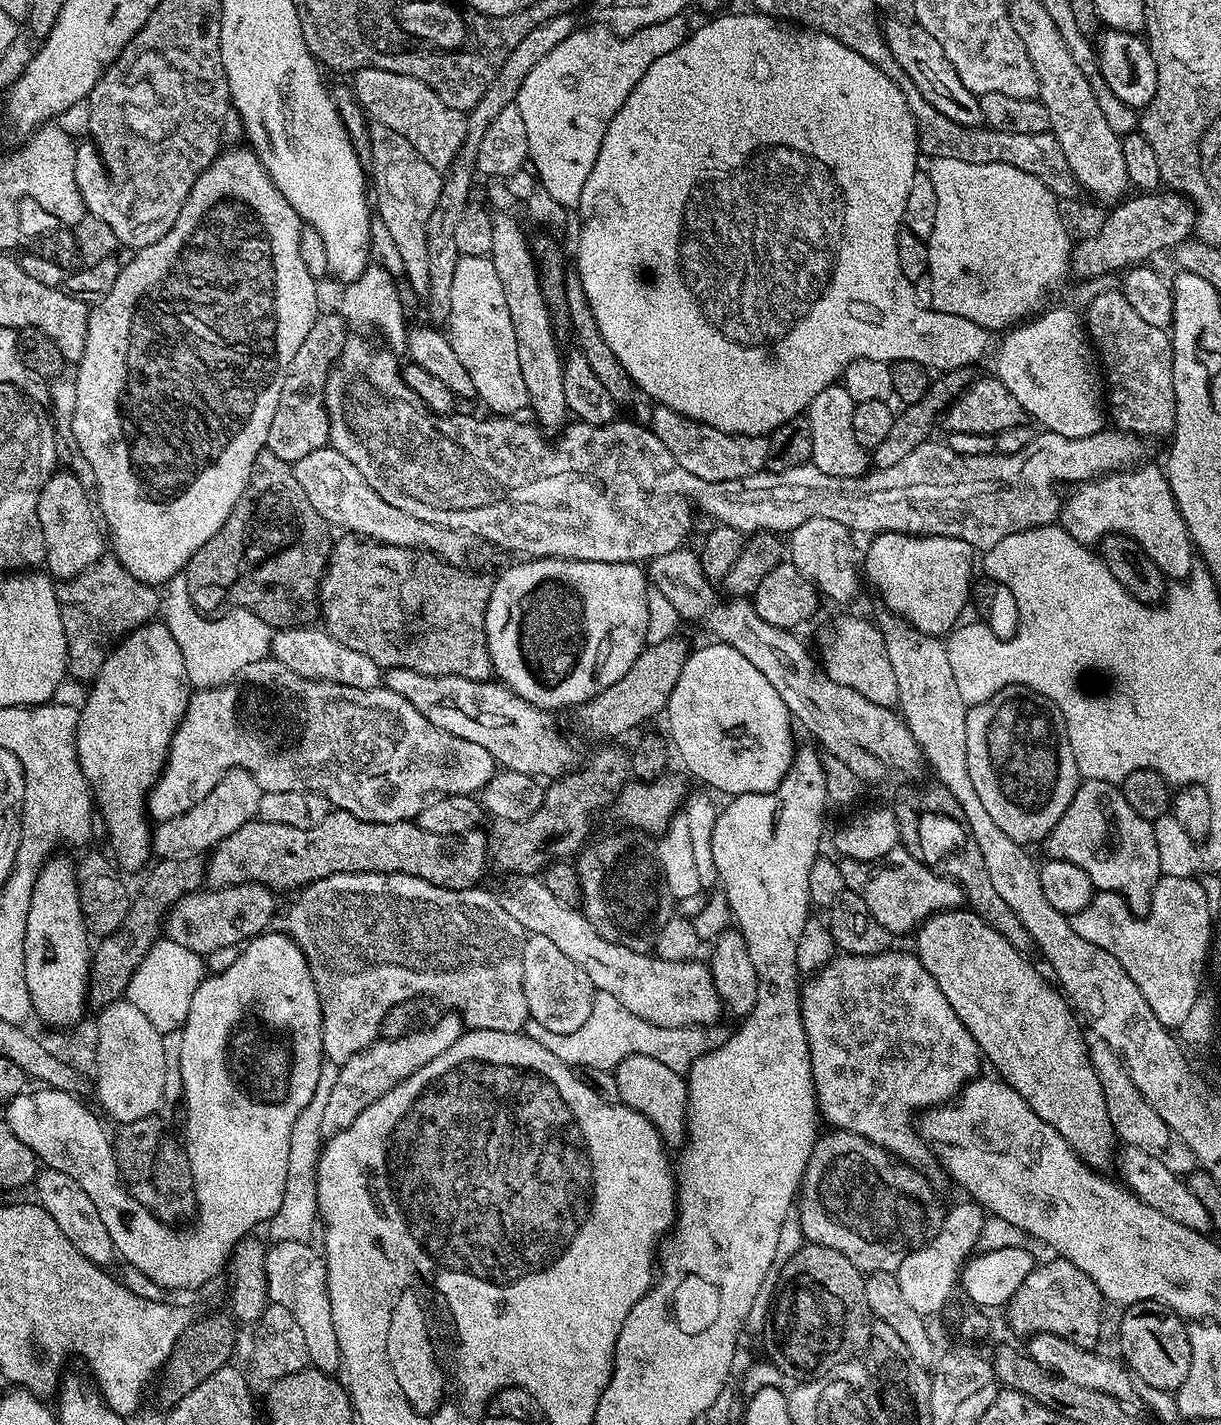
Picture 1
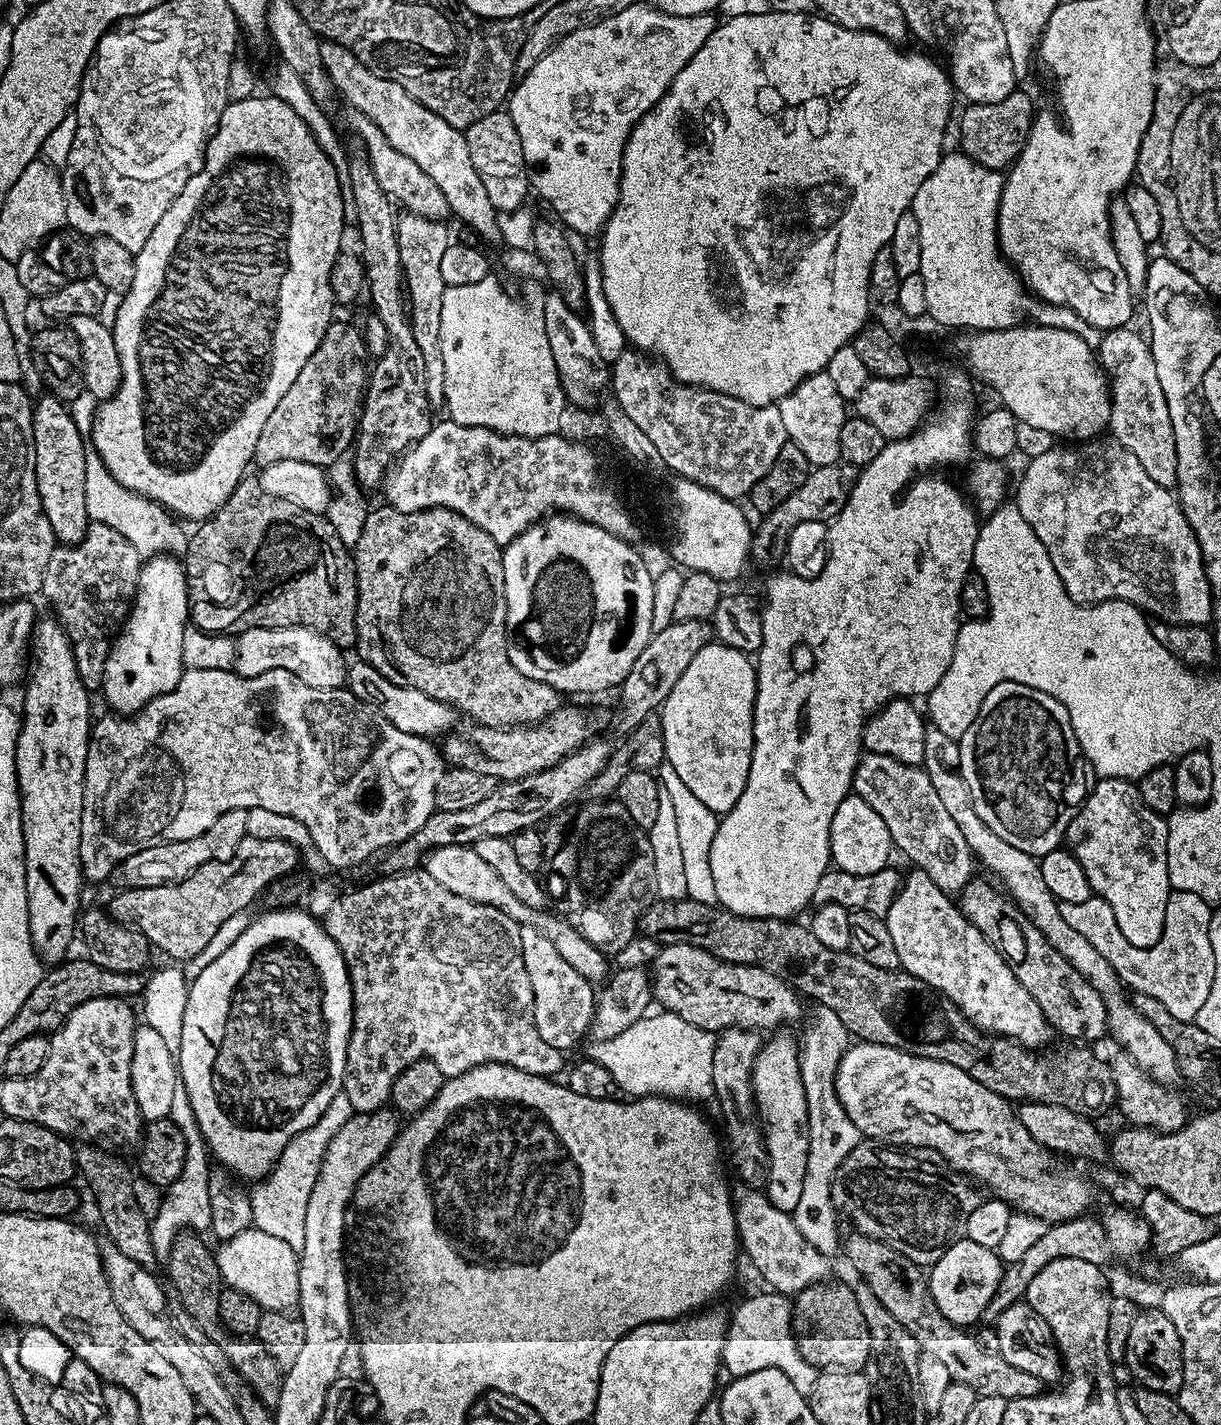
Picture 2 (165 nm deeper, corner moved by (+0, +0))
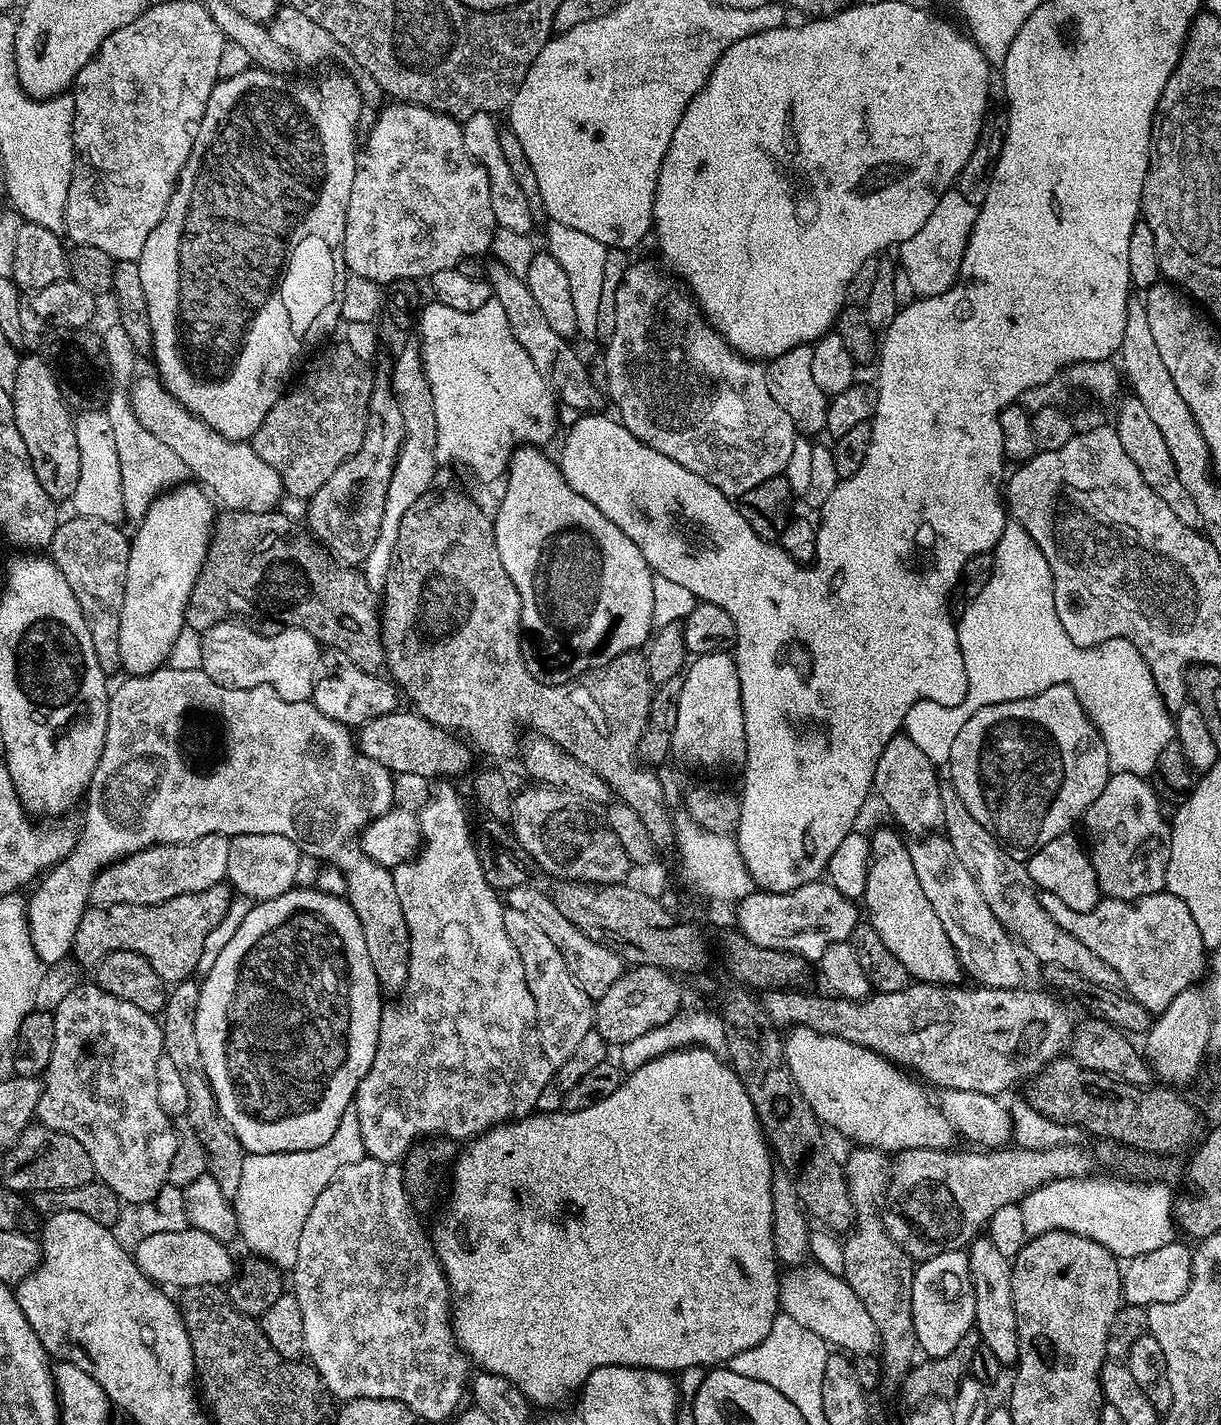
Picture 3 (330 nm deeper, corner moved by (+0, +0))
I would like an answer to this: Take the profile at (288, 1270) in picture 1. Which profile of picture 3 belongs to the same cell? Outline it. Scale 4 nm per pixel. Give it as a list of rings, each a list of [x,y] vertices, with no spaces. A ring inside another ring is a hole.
[[[187,1226],[182,1230],[169,1233],[141,1235],[134,1247],[136,1264],[148,1279],[165,1289],[183,1290],[190,1286],[207,1284],[227,1285],[237,1275],[237,1261],[232,1261],[228,1253],[229,1245],[218,1238],[210,1238],[202,1230]]]

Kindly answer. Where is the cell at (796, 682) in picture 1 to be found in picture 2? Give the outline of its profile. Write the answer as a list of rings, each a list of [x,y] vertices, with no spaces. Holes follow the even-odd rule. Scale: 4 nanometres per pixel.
[[[886,754],[861,755],[860,764],[852,779],[852,792],[861,796],[886,822],[895,851],[909,860],[909,865],[930,874],[930,882],[938,890],[949,894],[960,893],[974,878],[974,857],[962,830],[938,799],[930,778],[923,767],[900,764]]]

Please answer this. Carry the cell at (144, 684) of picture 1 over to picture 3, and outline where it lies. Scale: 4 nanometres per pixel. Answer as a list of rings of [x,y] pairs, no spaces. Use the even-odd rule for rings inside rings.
[[[181,483],[157,496],[150,510],[135,525],[136,537],[130,540],[130,558],[126,566],[126,590],[118,630],[120,667],[128,676],[148,676],[167,661],[174,646],[174,638],[186,627],[184,611],[190,598],[190,590],[200,576],[208,546],[212,543],[212,526],[218,515],[213,497],[199,483]]]

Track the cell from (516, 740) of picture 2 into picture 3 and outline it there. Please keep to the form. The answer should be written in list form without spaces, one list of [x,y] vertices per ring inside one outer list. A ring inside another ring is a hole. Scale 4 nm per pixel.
[[[397,710],[390,714],[382,714],[382,718],[374,718],[359,725],[358,747],[363,755],[374,758],[376,762],[396,774],[452,778],[448,776],[460,776],[472,764],[473,749],[459,735],[431,724],[425,716],[415,710]]]

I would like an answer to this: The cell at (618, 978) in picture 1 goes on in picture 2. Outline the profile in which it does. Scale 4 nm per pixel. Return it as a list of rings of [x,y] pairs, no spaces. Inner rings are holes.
[[[455,844],[454,846],[435,848],[424,857],[422,868],[423,871],[430,874],[430,878],[434,878],[434,882],[438,882],[438,886],[446,886],[446,890],[450,890],[450,894],[470,898],[470,902],[494,906],[498,910],[502,910],[502,914],[517,920],[521,926],[536,928],[542,934],[546,934],[546,938],[550,938],[550,942],[554,942],[558,954],[562,954],[562,958],[566,958],[566,962],[570,962],[570,966],[574,966],[574,970],[578,970],[578,974],[582,974],[582,978],[600,982],[609,975],[610,960],[609,957],[608,960],[604,957],[607,955],[601,949],[595,948],[574,925],[568,923],[567,919],[560,917],[559,920],[558,917],[551,916],[548,910],[531,908],[526,906],[526,902],[518,902],[518,898],[514,898],[514,894],[510,894],[506,882],[502,882],[502,878],[490,866],[490,862],[485,862],[476,853],[475,847]]]

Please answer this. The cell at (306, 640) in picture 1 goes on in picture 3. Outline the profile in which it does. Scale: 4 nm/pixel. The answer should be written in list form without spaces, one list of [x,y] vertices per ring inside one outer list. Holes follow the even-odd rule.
[[[225,622],[202,633],[202,670],[207,676],[227,688],[253,688],[266,684],[279,696],[286,698],[286,702],[311,700],[312,688],[316,685],[316,673],[320,670],[321,644],[304,628],[285,627],[283,630],[276,630],[280,632],[274,633],[273,636],[263,636],[244,624],[247,623]]]

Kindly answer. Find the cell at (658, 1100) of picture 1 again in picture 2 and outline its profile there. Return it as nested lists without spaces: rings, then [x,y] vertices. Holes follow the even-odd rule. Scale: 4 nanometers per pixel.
[[[736,1182],[731,1185],[731,1190],[736,1232],[740,1235],[743,1255],[748,1255],[749,1262],[771,1291],[792,1298],[812,1284],[829,1279],[829,1257],[823,1256],[805,1240],[795,1225],[793,1213],[778,1210],[759,1188]]]

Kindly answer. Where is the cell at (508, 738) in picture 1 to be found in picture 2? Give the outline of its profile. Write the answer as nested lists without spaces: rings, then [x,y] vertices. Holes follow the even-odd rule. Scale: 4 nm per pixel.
[[[356,662],[356,665],[353,663],[349,667],[346,687],[358,699],[365,700],[382,713],[391,724],[398,726],[398,730],[406,730],[406,734],[440,738],[453,731],[455,724],[452,723],[458,719],[456,709],[451,708],[446,702],[438,702],[438,698],[430,698],[430,694],[422,694],[422,690],[414,690],[410,686],[398,686],[390,682],[390,678],[378,674],[374,666],[363,662]]]

